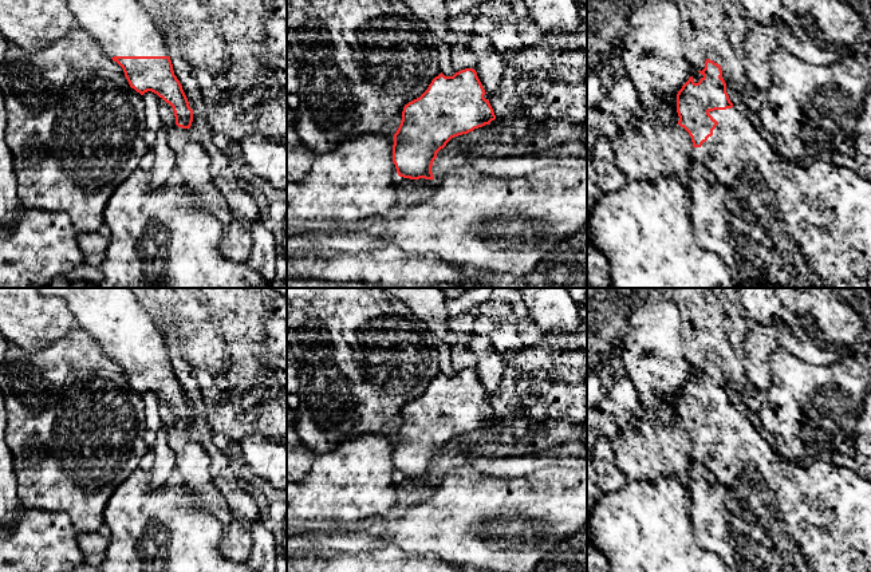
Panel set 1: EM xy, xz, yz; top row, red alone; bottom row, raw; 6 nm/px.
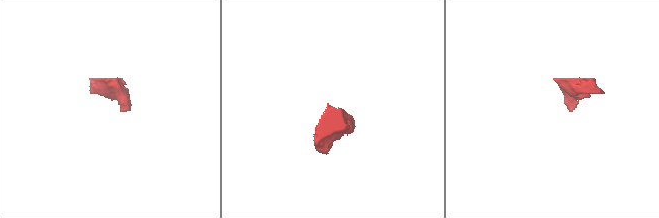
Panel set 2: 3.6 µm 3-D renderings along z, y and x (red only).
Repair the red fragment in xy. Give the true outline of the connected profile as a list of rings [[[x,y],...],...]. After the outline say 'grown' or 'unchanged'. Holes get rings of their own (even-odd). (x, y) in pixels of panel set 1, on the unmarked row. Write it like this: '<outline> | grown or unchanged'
[[[43,288],[62,297],[75,323],[117,362],[131,388],[157,394],[173,407],[176,425],[190,429],[193,410],[173,371],[162,330],[130,288]]] | grown

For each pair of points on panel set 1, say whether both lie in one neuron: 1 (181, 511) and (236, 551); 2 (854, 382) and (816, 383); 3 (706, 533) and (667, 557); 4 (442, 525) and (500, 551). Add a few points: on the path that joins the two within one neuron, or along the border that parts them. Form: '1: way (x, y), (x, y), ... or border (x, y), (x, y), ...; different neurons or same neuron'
1: border (207, 512), (221, 525), (221, 552), (227, 557); different neurons
2: way (844, 382), (826, 383); same neuron
3: border (689, 508), (692, 528), (698, 544), (720, 557); different neurons
4: way (457, 532), (462, 532), (485, 544); same neuron

